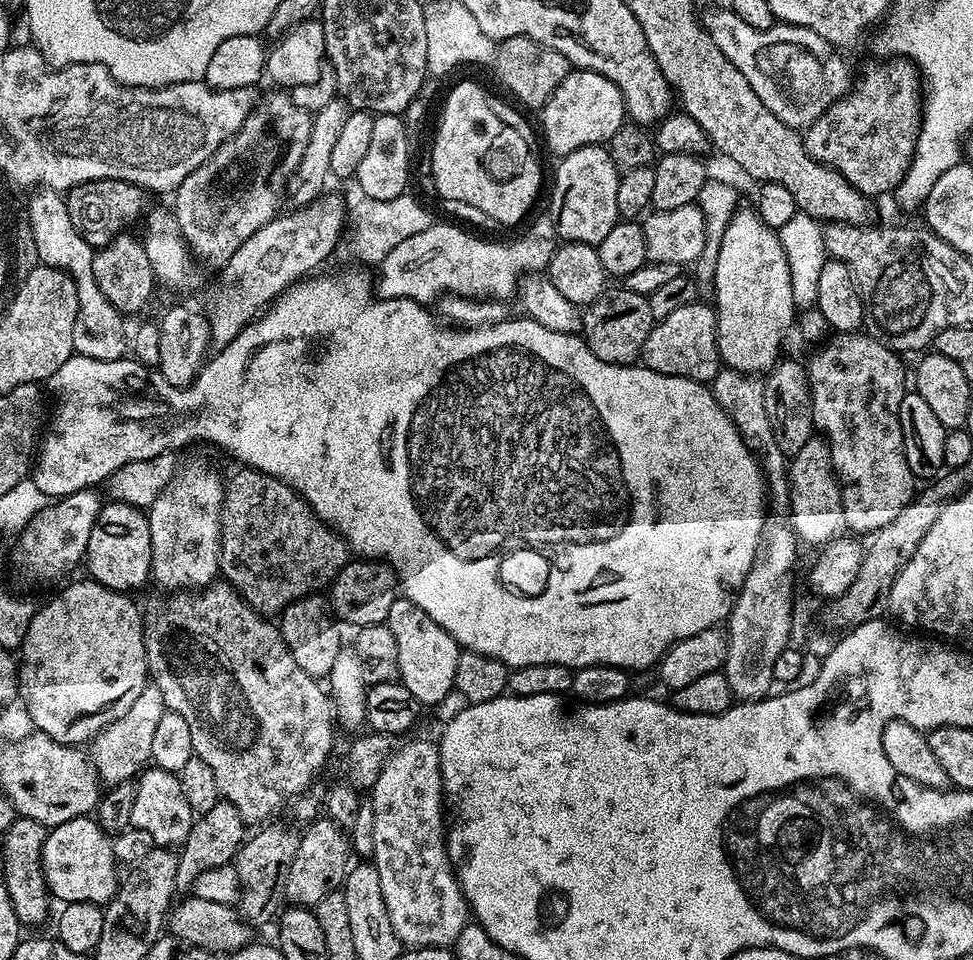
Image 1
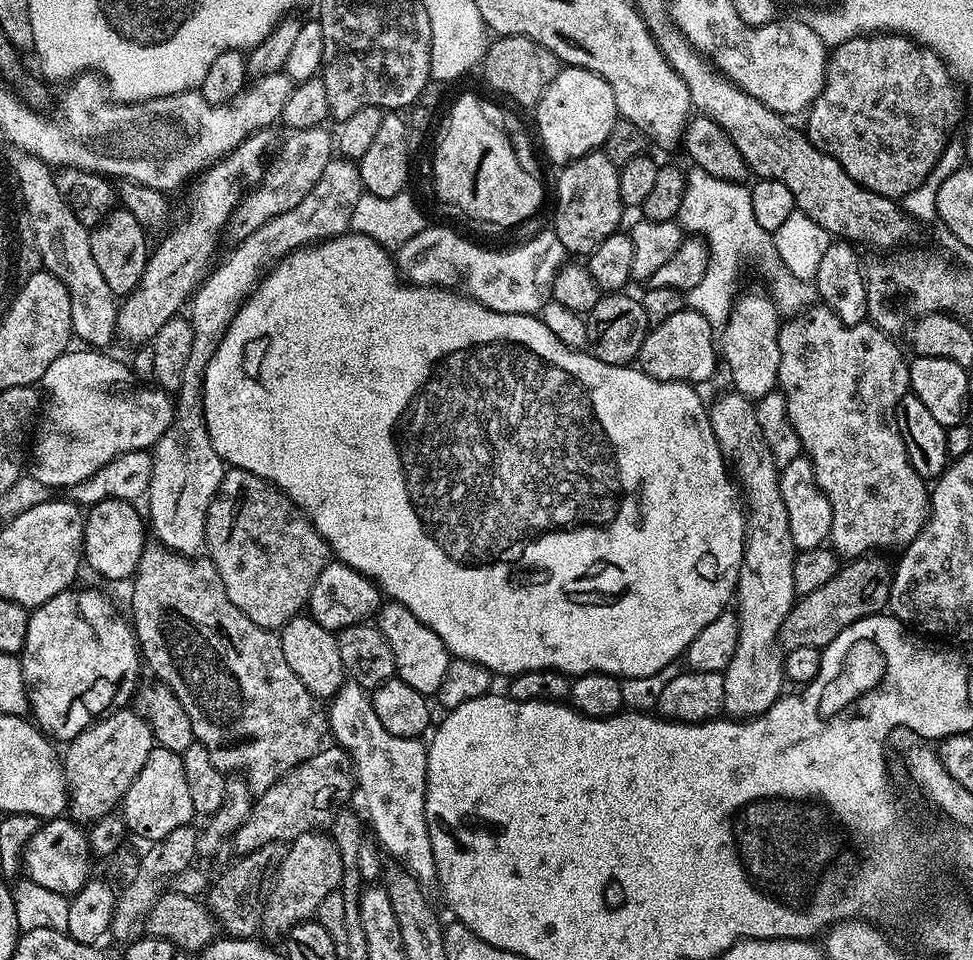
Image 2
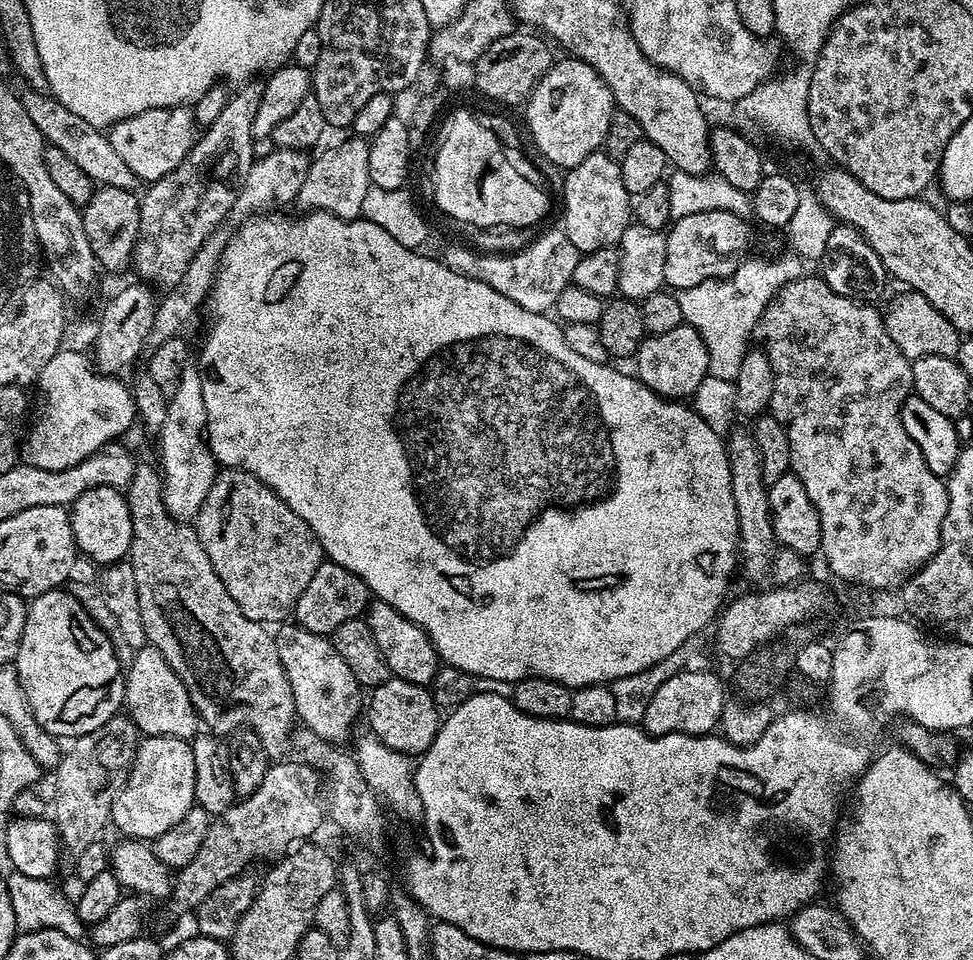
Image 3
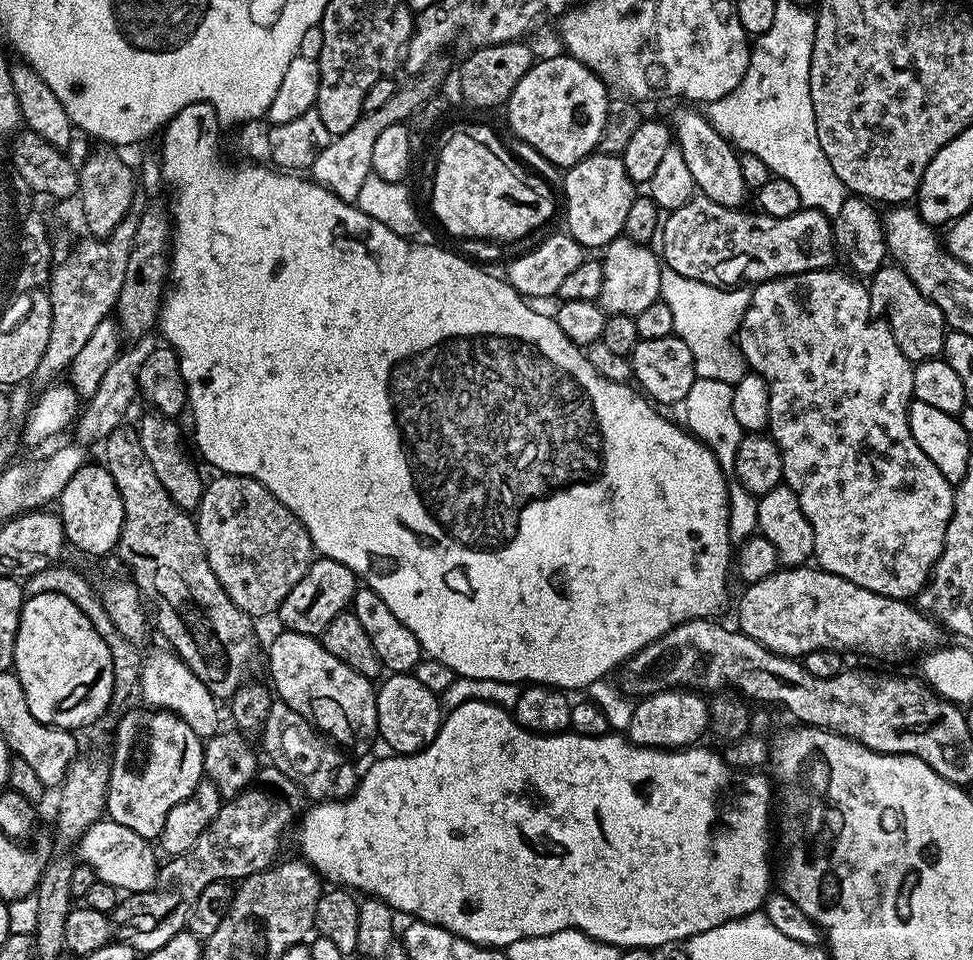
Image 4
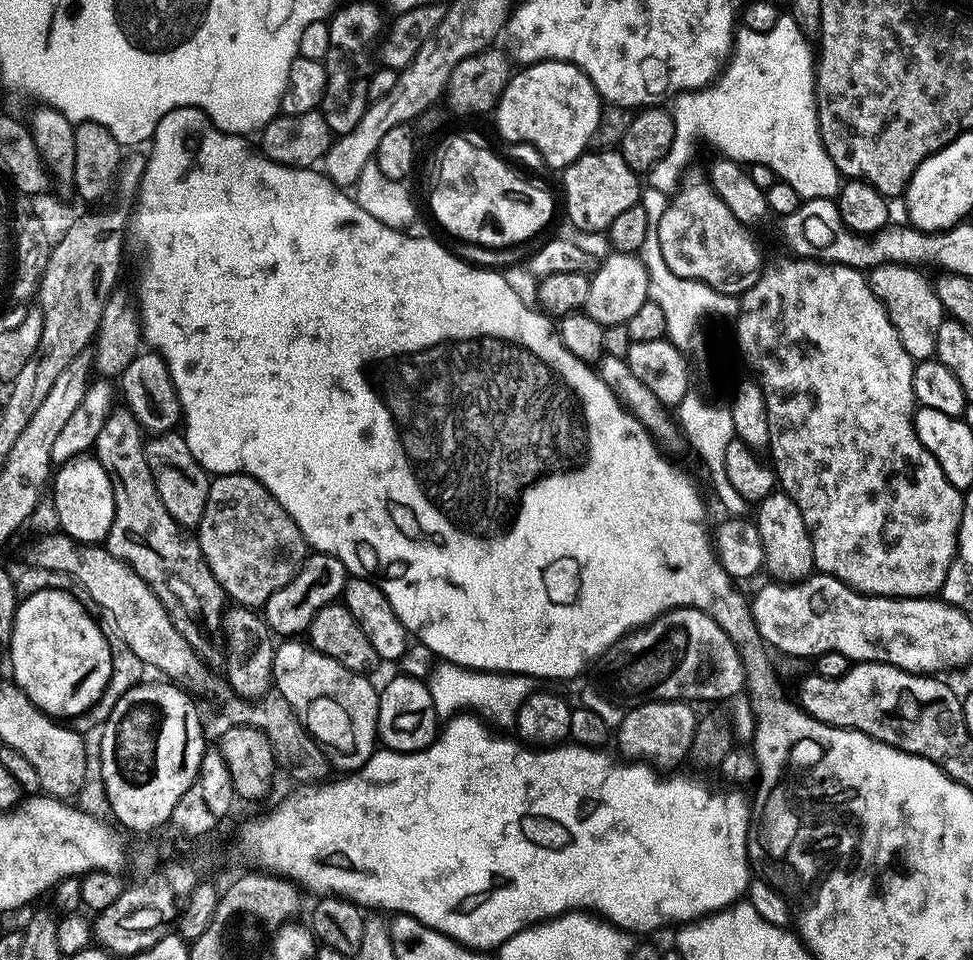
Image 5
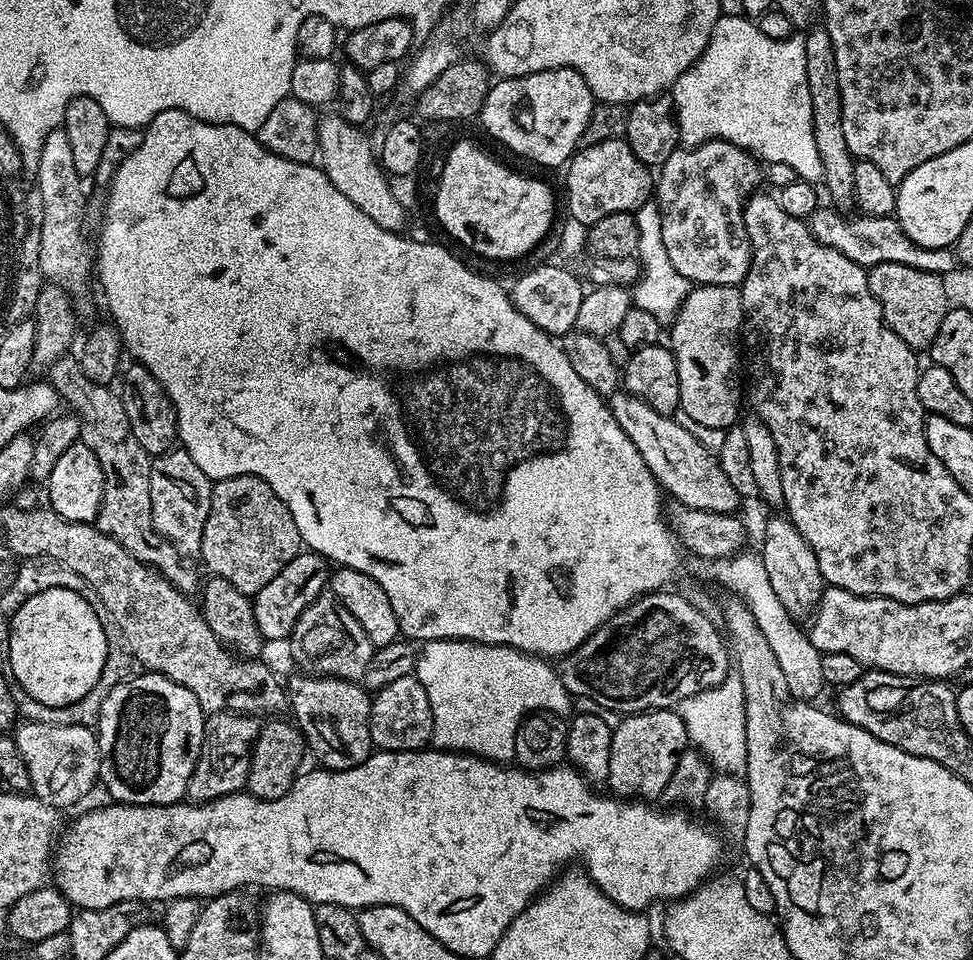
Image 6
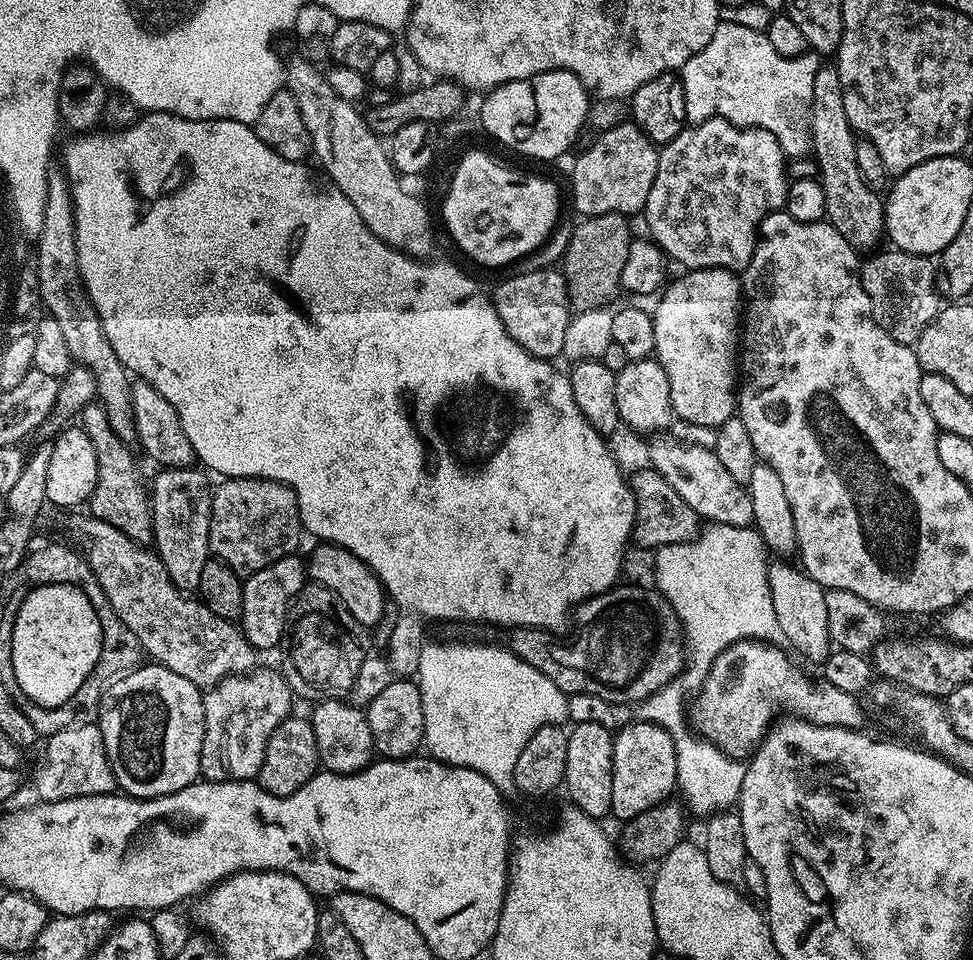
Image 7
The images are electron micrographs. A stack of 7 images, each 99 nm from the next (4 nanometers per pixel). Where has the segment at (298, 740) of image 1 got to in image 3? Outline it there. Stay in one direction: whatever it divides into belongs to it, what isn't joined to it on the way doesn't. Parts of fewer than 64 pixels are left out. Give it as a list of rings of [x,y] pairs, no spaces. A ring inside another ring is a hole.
[[[144,462],[137,463],[126,489],[126,499],[132,515],[130,561],[137,579],[138,605],[147,643],[161,651],[188,688],[199,723],[209,733],[224,738],[227,732],[245,724],[260,739],[259,747],[267,757],[283,757],[280,755],[293,743],[292,727],[297,727],[298,717],[282,658],[278,658],[275,635],[265,625],[246,618],[246,614],[238,610],[238,602],[226,594],[226,586],[222,586],[214,566],[210,566],[210,558],[206,558],[206,550],[202,550],[195,527],[175,520],[166,510],[162,477],[153,465],[151,468]]]

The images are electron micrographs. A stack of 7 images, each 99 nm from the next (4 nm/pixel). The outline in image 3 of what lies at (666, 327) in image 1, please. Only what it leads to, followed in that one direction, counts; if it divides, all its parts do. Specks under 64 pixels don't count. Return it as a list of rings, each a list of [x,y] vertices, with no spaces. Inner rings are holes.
[[[688,323],[674,326],[666,334],[645,335],[634,357],[636,363],[635,379],[645,384],[651,392],[657,392],[664,399],[684,402],[692,397],[694,390],[702,383],[708,373],[706,344],[699,337],[699,332]]]

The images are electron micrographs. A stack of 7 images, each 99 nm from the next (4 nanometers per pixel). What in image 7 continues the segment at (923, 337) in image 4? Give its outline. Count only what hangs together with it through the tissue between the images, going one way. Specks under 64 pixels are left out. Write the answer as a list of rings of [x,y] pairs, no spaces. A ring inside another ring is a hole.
[[[899,250],[884,251],[869,255],[861,263],[862,290],[866,290],[866,298],[870,298],[874,322],[878,322],[890,338],[912,346],[942,307],[942,297],[936,288],[936,264],[931,256],[919,257]]]

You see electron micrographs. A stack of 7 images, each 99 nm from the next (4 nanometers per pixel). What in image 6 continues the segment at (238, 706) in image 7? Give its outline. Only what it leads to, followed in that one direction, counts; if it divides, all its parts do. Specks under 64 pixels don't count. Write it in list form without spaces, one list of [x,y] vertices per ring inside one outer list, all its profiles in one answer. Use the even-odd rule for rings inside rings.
[[[213,712],[204,722],[204,741],[194,774],[188,780],[187,799],[192,802],[217,800],[241,791],[248,783],[250,749],[262,727],[255,715],[242,712]]]

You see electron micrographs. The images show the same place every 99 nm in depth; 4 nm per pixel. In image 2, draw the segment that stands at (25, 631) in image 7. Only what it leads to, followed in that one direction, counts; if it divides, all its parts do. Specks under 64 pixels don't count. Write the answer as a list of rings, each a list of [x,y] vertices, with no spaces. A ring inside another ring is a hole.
[[[73,587],[50,598],[28,617],[26,642],[18,654],[28,685],[30,712],[35,723],[53,741],[69,742],[95,722],[105,719],[120,709],[127,709],[138,688],[136,679],[142,672],[142,657],[136,643],[133,625],[112,609],[112,604],[92,588]]]

